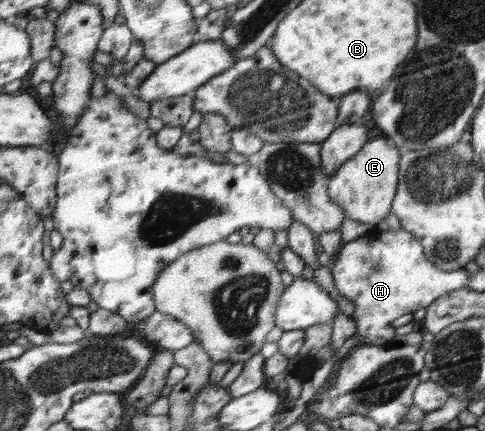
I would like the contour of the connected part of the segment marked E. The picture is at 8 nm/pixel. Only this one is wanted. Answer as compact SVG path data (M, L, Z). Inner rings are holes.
M369 138L368 142L328 179L328 194L340 208L345 210L347 218L355 220L355 222L371 223L377 226L381 220L385 220L392 212L392 202L395 198L395 190L397 187L397 168L399 165L399 154L401 150L389 144L385 138Z

